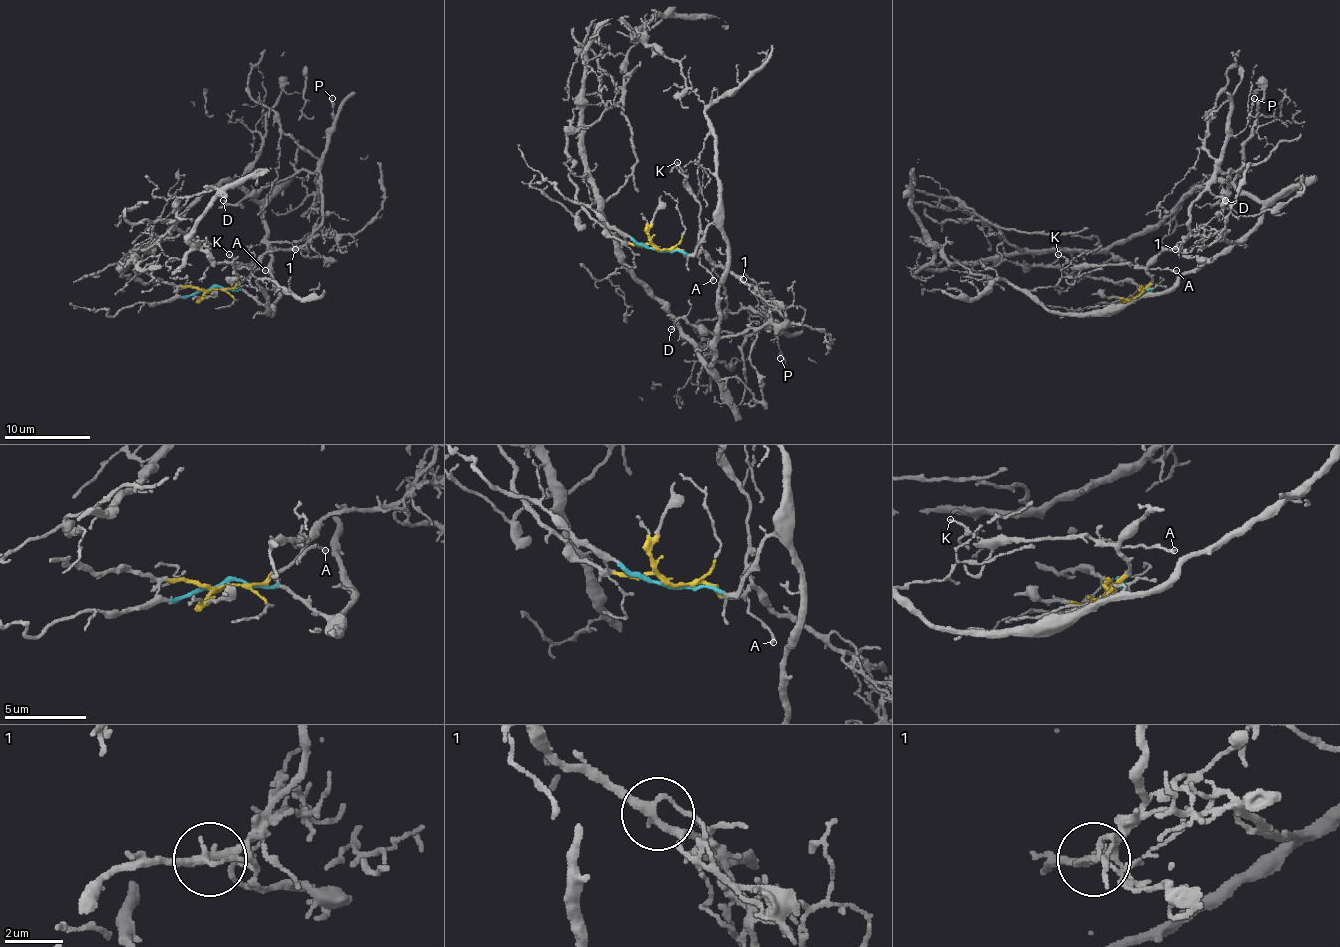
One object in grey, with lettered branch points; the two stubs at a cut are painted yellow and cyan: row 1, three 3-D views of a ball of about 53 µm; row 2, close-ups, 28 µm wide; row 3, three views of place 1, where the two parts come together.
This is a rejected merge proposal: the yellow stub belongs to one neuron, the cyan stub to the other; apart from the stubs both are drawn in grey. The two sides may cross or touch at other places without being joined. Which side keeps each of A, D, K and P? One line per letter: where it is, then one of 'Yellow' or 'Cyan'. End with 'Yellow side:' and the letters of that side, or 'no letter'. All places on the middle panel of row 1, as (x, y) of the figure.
A: Place: (713, 280). Yellow
D: Place: (671, 329). Yellow
K: Place: (677, 162). Yellow
P: Place: (780, 358). Yellow
Yellow side: A, D, K, P

